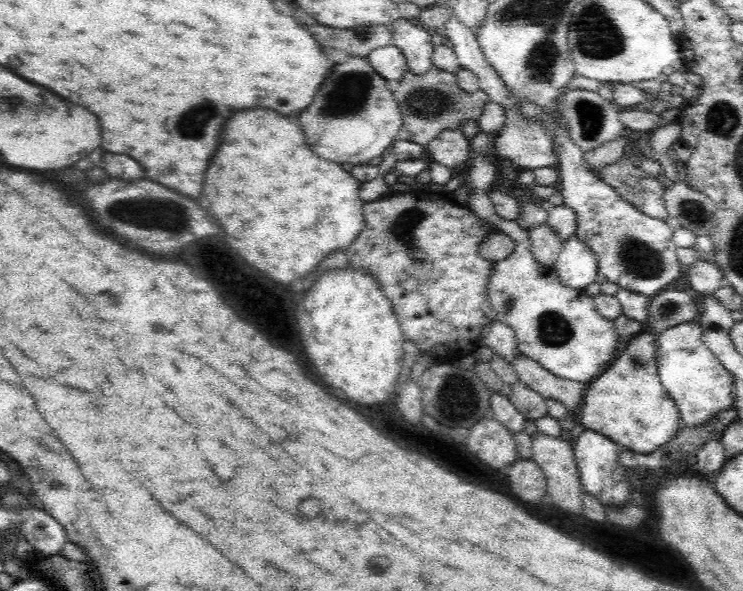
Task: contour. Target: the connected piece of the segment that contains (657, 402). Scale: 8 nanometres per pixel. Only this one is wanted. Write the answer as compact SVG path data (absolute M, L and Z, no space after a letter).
M640 333L604 373L588 382L580 404L580 420L585 429L597 431L620 448L638 454L660 448L680 432L678 409L658 376L656 352L656 336Z

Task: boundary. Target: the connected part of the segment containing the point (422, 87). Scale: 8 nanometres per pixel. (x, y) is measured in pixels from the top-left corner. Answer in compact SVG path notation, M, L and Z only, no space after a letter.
M430 66L423 74L408 70L400 80L389 83L395 101L402 113L402 124L395 140L407 140L426 146L444 129L461 132L460 124L468 120L476 121L482 114L483 106L490 100L487 92L479 89L472 94L458 87L457 75L437 66Z

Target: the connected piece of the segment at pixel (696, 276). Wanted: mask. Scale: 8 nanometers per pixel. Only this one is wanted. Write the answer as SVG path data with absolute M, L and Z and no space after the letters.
M709 257L694 262L686 273L692 289L704 296L714 295L725 283L723 272L715 262L709 261Z

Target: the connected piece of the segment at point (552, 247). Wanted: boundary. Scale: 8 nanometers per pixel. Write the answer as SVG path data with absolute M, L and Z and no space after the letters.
M543 223L529 230L529 237L531 238L531 251L534 258L544 266L553 267L563 245L557 232L547 223Z

